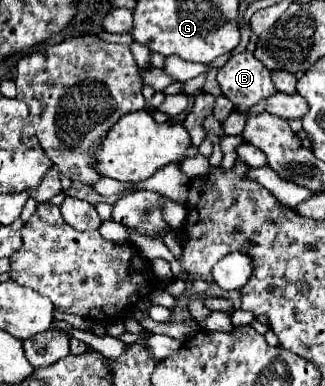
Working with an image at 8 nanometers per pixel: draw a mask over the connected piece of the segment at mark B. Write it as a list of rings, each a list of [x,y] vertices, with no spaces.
[[[252,52],[234,54],[218,70],[218,82],[224,96],[234,102],[238,112],[246,112],[250,106],[276,92],[268,68],[264,68],[264,64]]]

